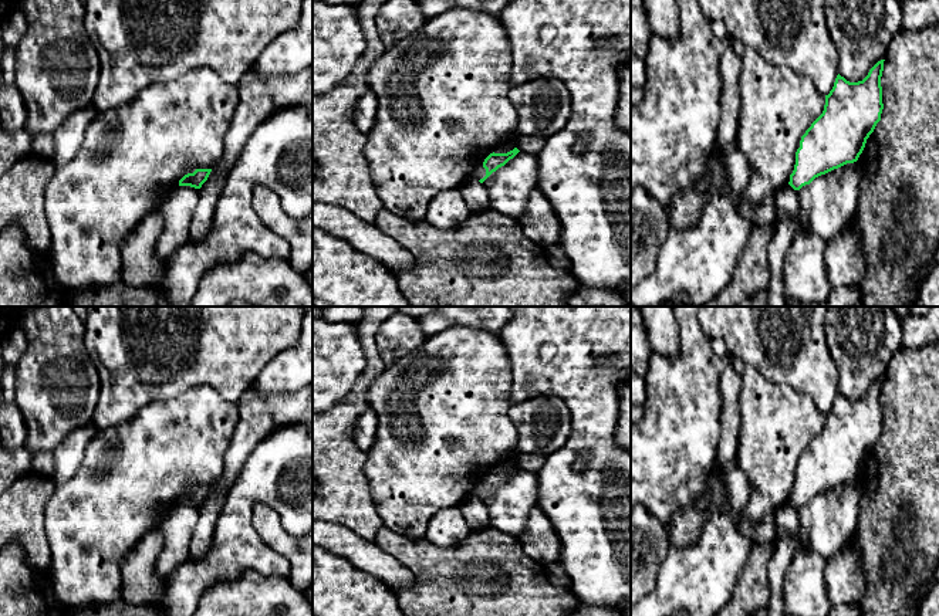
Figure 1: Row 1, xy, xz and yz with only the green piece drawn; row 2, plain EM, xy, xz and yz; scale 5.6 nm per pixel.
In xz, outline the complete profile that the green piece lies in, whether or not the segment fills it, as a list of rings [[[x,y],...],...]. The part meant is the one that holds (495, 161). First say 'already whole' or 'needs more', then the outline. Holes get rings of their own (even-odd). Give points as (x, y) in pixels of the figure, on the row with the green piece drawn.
already whole; [[[514,148],[513,150],[507,153],[490,153],[484,162],[483,167],[486,169],[486,176],[480,179],[479,182],[483,183],[493,172],[496,172],[499,167],[504,166],[510,159],[513,159],[520,150]]]

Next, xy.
already whole; [[[196,169],[193,173],[185,175],[179,180],[179,186],[190,186],[195,189],[200,189],[202,185],[207,180],[212,169]]]

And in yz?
already whole; [[[878,61],[858,82],[837,75],[832,89],[825,95],[823,114],[801,136],[788,182],[794,190],[858,160],[881,121],[884,61]]]

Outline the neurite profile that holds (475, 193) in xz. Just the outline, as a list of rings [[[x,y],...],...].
[[[474,177],[466,179],[460,185],[460,192],[473,213],[489,209],[489,194],[483,183]]]

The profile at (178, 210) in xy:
[[[179,186],[162,204],[163,231],[156,241],[159,260],[166,261],[175,250],[189,241],[189,227],[199,199],[199,189]]]

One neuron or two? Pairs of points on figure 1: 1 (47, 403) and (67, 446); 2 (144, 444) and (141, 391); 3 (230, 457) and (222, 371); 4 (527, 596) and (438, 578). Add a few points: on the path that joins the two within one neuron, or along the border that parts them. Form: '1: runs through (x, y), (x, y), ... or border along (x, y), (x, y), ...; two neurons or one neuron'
1: border along (91, 422), (74, 429), (51, 452); two neurons
2: border along (174, 396), (155, 399), (129, 420), (114, 426); two neurons
3: border along (250, 385), (237, 403); two neurons
4: runs through (505, 596), (463, 596), (460, 594); one neuron

